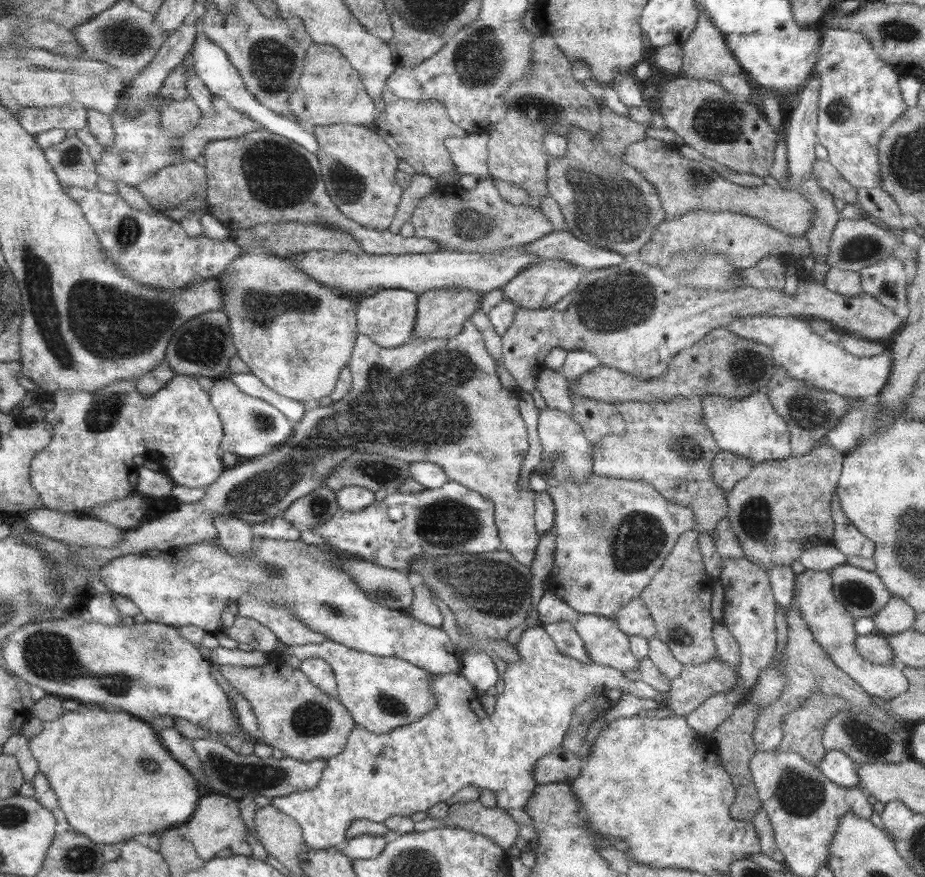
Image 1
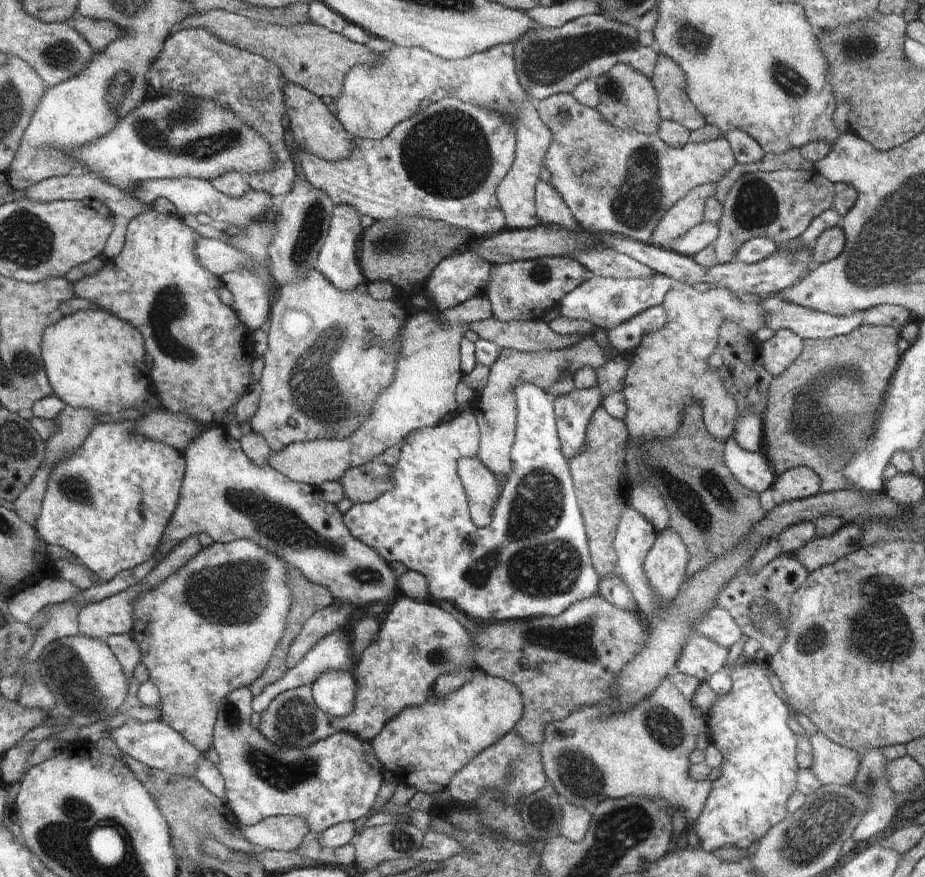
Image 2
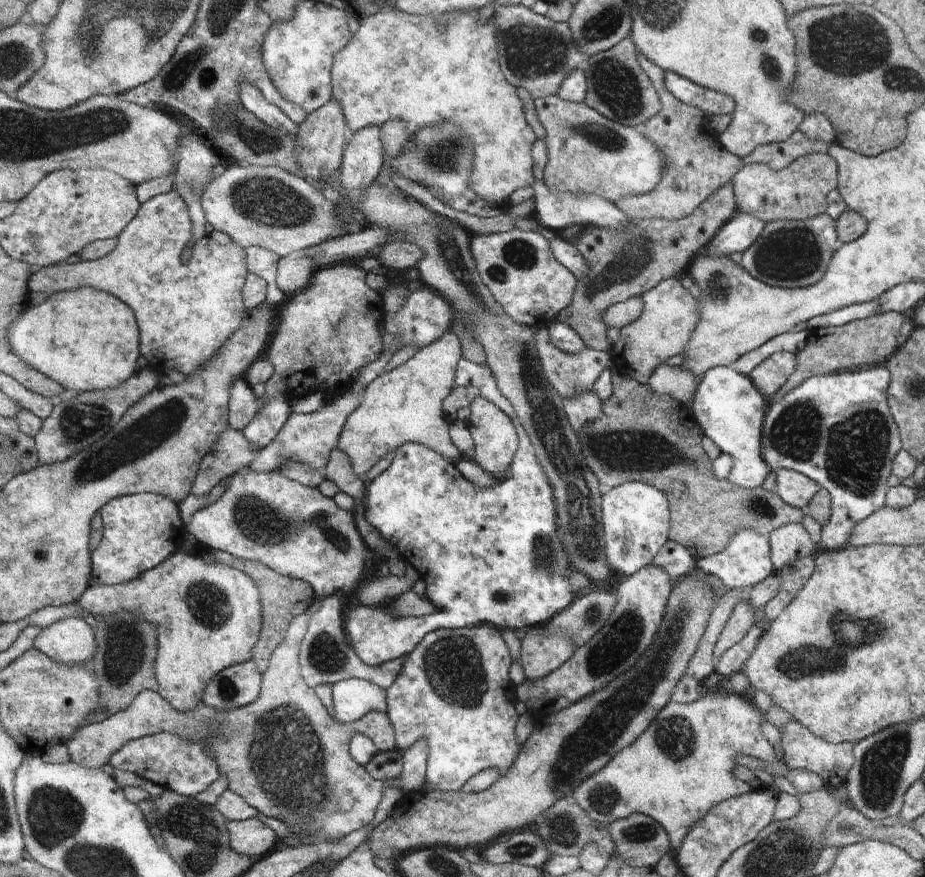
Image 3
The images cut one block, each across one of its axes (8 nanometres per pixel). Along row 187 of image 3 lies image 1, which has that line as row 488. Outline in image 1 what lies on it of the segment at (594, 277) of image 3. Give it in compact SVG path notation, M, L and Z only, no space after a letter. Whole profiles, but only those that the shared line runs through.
M721 450L714 456L714 462L712 462L714 483L729 493L740 480L743 480L742 478L750 474L753 466L754 461L750 457Z

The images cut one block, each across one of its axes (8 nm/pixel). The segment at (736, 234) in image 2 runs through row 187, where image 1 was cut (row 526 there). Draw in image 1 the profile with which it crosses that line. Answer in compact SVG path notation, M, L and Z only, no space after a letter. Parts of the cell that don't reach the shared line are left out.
M821 443L798 458L765 460L754 465L750 474L727 493L727 517L746 559L768 572L772 565L792 566L802 552L812 547L834 544L830 498L837 490L845 455Z

